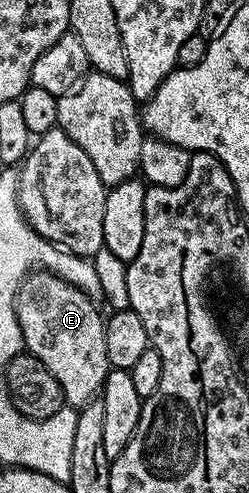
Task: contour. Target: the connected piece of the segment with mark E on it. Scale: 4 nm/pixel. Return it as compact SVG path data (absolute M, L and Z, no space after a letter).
M36 269L25 275L23 283L16 291L16 316L22 329L22 337L27 354L38 357L50 373L54 373L54 381L62 385L62 393L67 406L81 409L103 392L104 382L109 373L106 357L106 341L104 340L105 316L95 307L93 296L81 291L77 284L69 281L59 273L51 275L48 271Z

